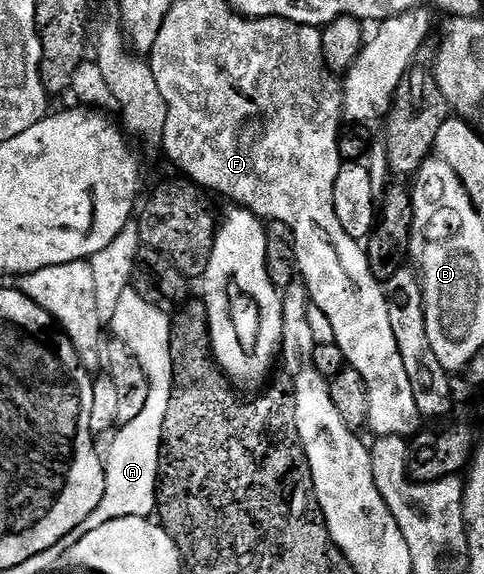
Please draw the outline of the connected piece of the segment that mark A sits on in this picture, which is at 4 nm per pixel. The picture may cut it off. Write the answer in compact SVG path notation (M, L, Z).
M129 286L121 293L116 312L109 324L109 330L114 340L121 341L131 351L139 363L145 377L147 377L148 393L144 407L133 420L124 422L115 432L113 443L105 451L103 464L105 467L104 497L95 512L79 524L72 533L52 549L57 557L83 539L88 532L95 531L112 519L121 518L150 518L155 512L153 500L153 479L155 479L155 459L157 459L157 441L161 419L166 414L167 404L170 402L170 391L173 390L173 361L169 357L170 314L163 309L149 304L133 286Z

